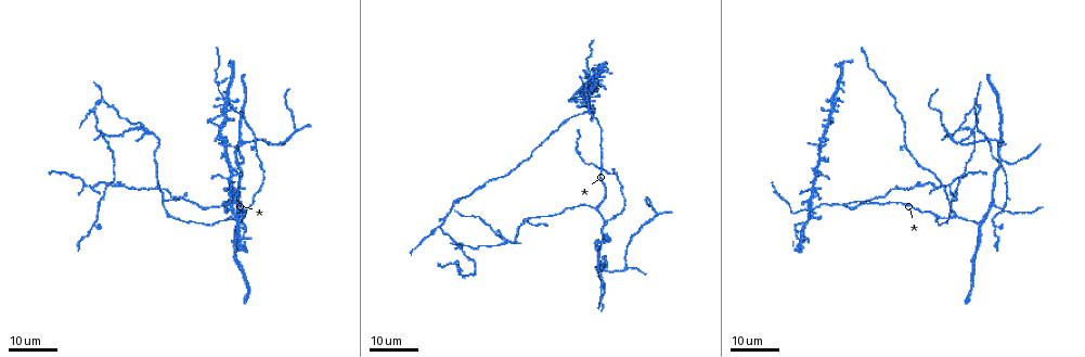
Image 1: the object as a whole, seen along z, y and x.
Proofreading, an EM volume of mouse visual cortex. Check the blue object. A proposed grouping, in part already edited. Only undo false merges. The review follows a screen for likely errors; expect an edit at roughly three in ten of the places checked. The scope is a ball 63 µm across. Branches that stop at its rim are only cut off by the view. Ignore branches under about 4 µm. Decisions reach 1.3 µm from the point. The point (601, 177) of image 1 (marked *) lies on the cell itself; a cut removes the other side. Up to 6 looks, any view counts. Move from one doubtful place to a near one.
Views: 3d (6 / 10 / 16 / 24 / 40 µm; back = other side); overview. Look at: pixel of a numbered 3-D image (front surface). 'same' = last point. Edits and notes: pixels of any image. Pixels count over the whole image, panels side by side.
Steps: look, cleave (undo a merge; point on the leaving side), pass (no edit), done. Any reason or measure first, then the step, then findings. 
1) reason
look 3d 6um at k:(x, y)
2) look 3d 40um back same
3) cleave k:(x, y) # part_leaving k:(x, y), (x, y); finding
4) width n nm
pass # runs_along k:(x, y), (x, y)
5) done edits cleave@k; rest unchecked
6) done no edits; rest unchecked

two arms in line, one across
look 3d 16um at 1:(588, 79)

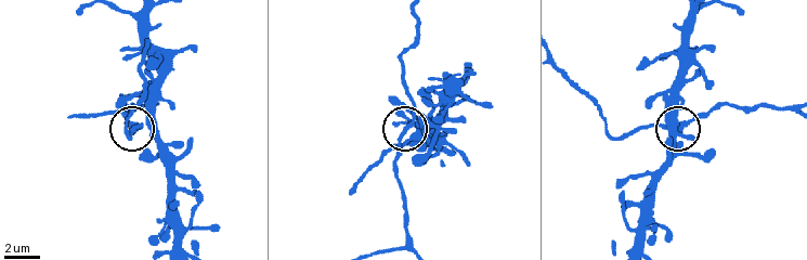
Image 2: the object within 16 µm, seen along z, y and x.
zoom in
look 3d 10um at 2:(408, 130)

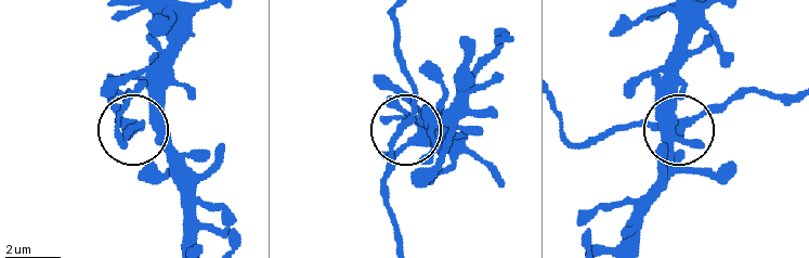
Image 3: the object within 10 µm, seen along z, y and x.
arms 3
pass # all the same cell

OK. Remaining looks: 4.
three arms meet
look 3d 24um at 1:(954, 215)

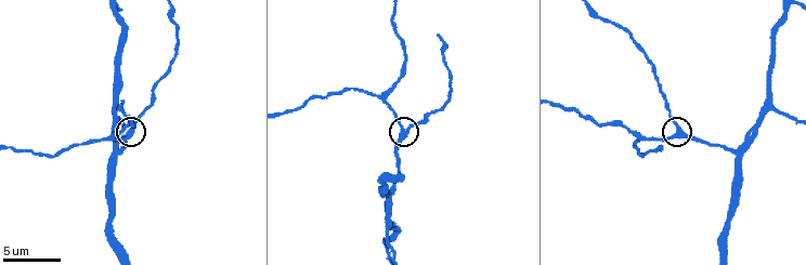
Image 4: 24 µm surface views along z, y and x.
look 3d 6um at 4:(406, 134)

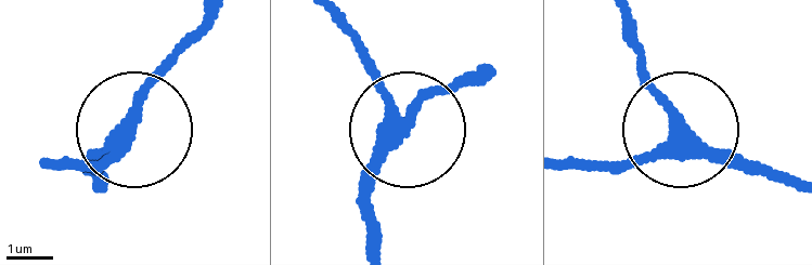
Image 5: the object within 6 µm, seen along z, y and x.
pass # runs_along 5:(327, 12), (401, 123), (471, 74); continuous, no second cell

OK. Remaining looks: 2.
two arms in line, one across
look 3d 10um at 4:(386, 248)

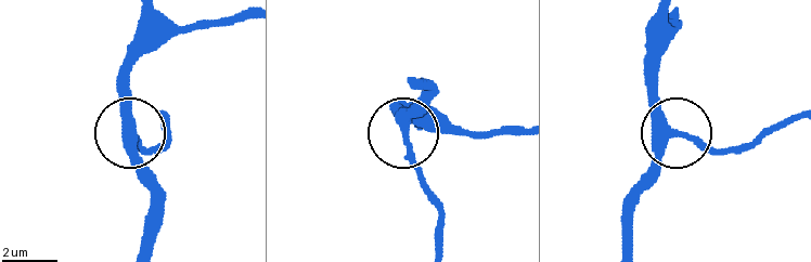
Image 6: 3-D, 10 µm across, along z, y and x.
side_arm 10 um
pass # runs_along 6:(626, 246), (630, 191), (668, 142), (682, 134), (735, 153); continuous, no second cell

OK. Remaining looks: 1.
done no edits; rest unchecked

